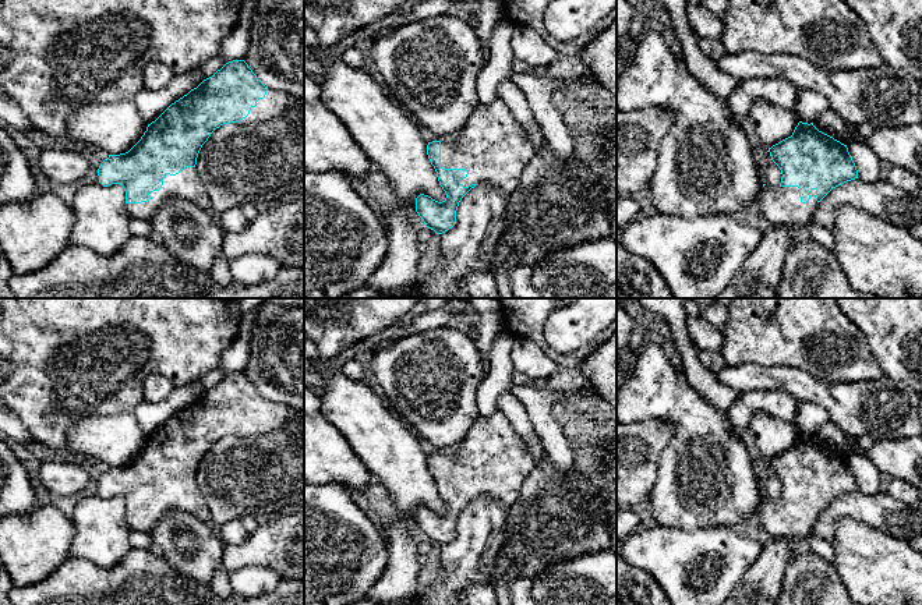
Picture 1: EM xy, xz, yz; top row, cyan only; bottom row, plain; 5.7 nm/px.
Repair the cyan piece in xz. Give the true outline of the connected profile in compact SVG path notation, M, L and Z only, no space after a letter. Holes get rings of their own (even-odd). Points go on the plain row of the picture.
M497 410L490 417L478 417L453 454L428 454L427 467L446 510L438 514L420 506L416 510L416 524L425 539L442 546L455 538L459 514L477 496L488 495L506 506L513 505L519 498L520 482L534 468L534 460L529 445L511 425L506 415Z

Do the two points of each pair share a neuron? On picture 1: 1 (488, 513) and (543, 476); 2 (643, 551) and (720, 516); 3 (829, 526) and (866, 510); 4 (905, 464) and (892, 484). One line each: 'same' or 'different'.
1: different
2: different
3: same
4: different

